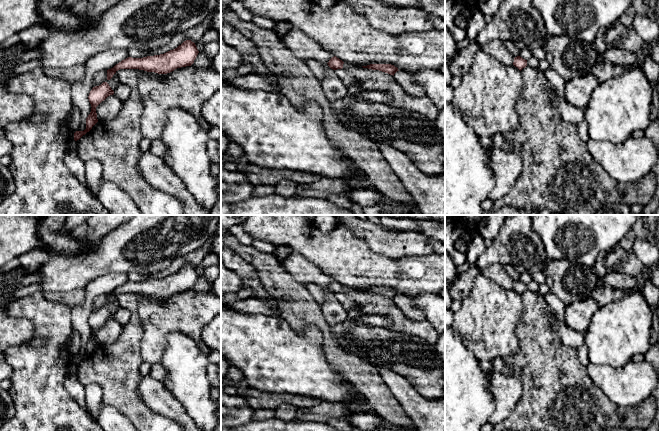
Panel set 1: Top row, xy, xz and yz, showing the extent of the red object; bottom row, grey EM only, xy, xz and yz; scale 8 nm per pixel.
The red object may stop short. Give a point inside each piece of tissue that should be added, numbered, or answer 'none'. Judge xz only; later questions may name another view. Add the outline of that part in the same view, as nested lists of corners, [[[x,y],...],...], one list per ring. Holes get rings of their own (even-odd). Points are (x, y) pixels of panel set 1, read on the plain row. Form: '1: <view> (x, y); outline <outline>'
none

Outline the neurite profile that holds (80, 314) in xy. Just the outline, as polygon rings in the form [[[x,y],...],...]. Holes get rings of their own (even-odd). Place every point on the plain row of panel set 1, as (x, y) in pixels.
[[[111,273],[90,281],[84,288],[86,296],[81,305],[71,308],[72,329],[79,333],[81,341],[87,342],[91,336],[88,320],[93,310],[94,299],[102,294],[113,292],[122,284],[128,282],[126,273]]]

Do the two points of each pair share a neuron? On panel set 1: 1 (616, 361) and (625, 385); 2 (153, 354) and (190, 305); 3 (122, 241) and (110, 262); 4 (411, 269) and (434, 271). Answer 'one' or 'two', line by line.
1: two
2: one
3: one
4: one

